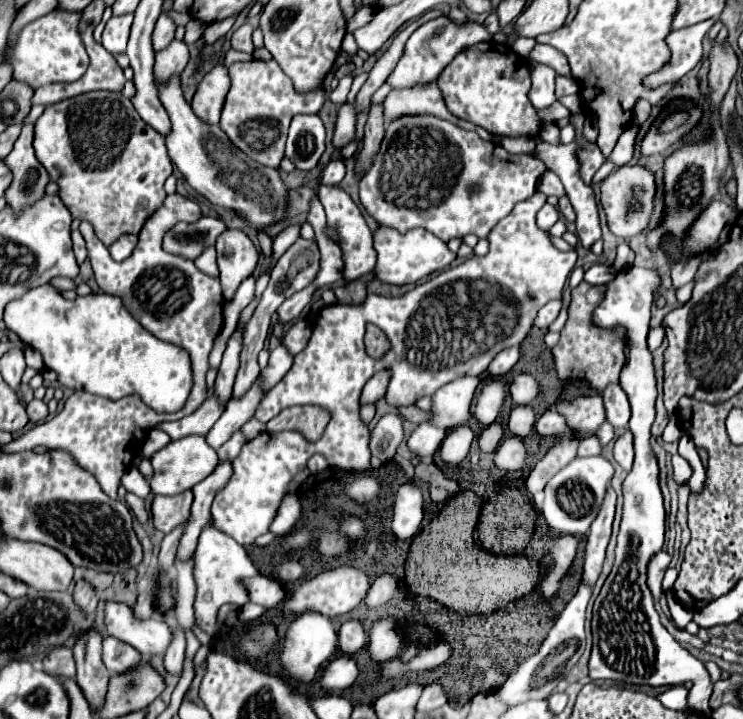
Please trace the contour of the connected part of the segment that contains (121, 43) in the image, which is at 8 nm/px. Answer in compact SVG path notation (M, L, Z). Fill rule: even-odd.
M132 13L130 15L120 15L120 17L110 17L104 35L102 35L102 45L110 53L124 53L128 35L130 35L130 25L132 25Z

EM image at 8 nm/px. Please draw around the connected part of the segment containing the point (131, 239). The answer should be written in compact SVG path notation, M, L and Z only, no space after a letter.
M122 235L122 239L118 239L116 243L112 243L110 247L110 255L116 261L124 261L132 255L132 251L138 245L138 235Z

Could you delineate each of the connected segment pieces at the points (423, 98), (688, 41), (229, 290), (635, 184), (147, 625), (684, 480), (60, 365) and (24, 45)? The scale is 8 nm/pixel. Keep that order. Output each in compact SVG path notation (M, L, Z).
M430 83L430 87L418 87L418 91L392 91L384 99L382 109L384 109L384 123L386 125L392 123L394 119L400 119L402 115L424 115L424 113L428 115L430 113L430 115L450 121L462 129L468 129L468 131L478 129L476 125L450 115L436 83Z
M714 19L702 21L694 27L686 27L686 29L678 29L678 31L668 33L666 45L668 45L672 57L668 59L668 63L660 71L648 75L642 81L644 87L656 89L664 83L678 81L688 71L692 71L698 65L698 61L702 59L702 39L708 33L708 29L712 27L712 23L714 23Z
M226 229L218 241L218 269L224 299L230 301L238 289L238 285L254 273L258 267L258 249L250 241L250 237L240 229Z
M624 165L620 169L616 169L614 173L610 173L600 187L600 203L604 207L604 213L608 217L608 227L614 235L626 239L632 237L636 233L640 233L646 223L648 223L648 215L652 211L652 197L654 197L656 185L654 185L654 175L642 167L642 165Z
M108 603L104 629L106 635L120 639L150 657L166 653L172 643L172 631L162 619L136 621L132 609L124 603Z
M672 455L672 471L674 471L674 481L680 485L680 487L684 487L684 485L688 485L688 481L690 481L690 477L692 477L692 467L690 467L690 463L682 457L682 455Z
M42 285L30 289L20 299L10 301L4 311L4 323L10 331L18 333L24 343L42 353L46 369L58 375L58 383L62 387L86 391L106 399L138 395L156 413L180 411L192 391L194 379L188 351L178 345L156 339L130 315L130 311L126 311L120 297L108 293L90 293L86 297L76 297L74 301L68 301L52 285Z
M52 11L26 25L12 51L14 79L26 81L34 89L46 83L58 83L58 81L68 83L80 79L88 67L88 55L78 35L78 21L80 21L80 13Z

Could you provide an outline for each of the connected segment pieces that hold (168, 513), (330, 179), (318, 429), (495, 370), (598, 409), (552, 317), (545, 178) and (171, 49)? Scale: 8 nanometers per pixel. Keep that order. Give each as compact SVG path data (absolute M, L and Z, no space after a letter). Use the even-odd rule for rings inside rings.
M184 491L176 497L162 497L156 495L152 501L152 521L154 527L162 533L170 533L176 525L188 521L190 505L192 505L192 491Z
M330 159L326 171L324 171L324 177L322 177L322 183L326 185L334 185L334 183L340 183L346 175L346 165L342 159Z
M316 405L288 407L266 423L266 431L290 429L290 431L302 431L306 439L320 439L328 421L330 421L330 413L326 413L324 407L316 407Z
M510 347L510 349L500 351L500 353L494 357L494 361L490 363L488 375L492 375L492 377L502 377L502 375L506 375L506 373L516 365L518 357L520 357L520 347Z
M586 395L574 399L558 399L554 405L570 429L590 437L598 431L598 427L606 421L606 409L600 395Z
M550 301L550 303L546 303L546 305L538 311L534 325L536 325L538 329L548 329L548 327L556 321L556 317L558 317L558 313L560 313L560 307L562 307L562 301Z
M546 171L546 173L542 175L538 189L542 189L544 195L556 195L558 198L566 194L561 180L558 179L558 175L552 173L552 171Z
M174 39L166 49L156 53L156 65L154 65L154 77L164 81L168 79L172 73L182 73L182 69L186 67L190 59L190 51L186 41Z

